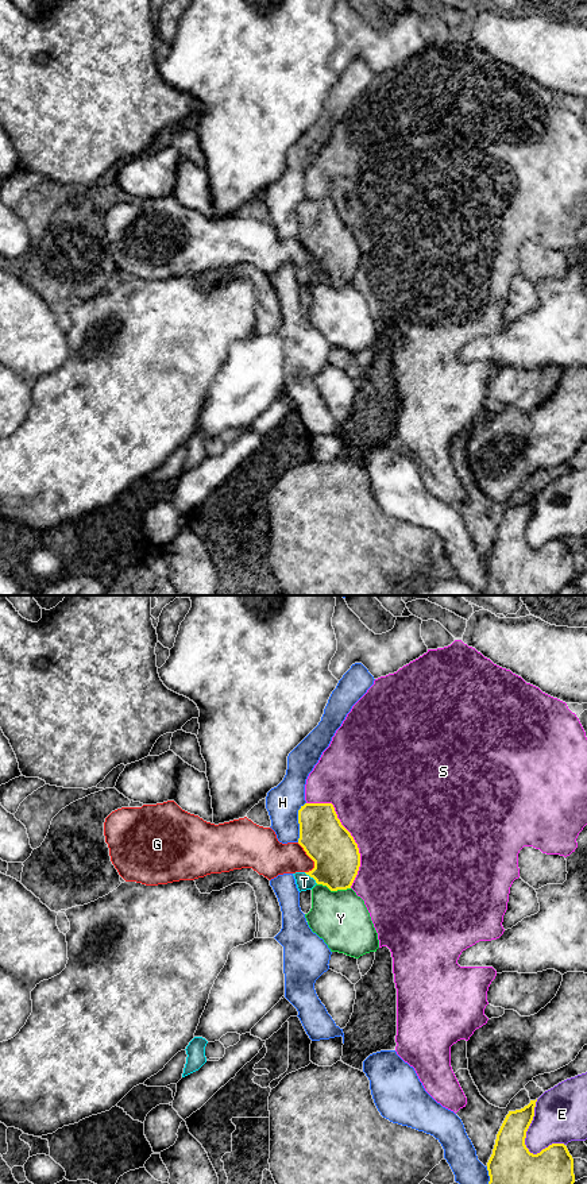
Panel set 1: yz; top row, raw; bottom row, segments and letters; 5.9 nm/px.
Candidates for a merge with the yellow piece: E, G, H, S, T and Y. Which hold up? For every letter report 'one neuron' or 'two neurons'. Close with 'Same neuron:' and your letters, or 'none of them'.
E: two neurons
G: two neurons
H: two neurons
S: two neurons
T: one neuron
Y: two neurons
Same neuron: T

